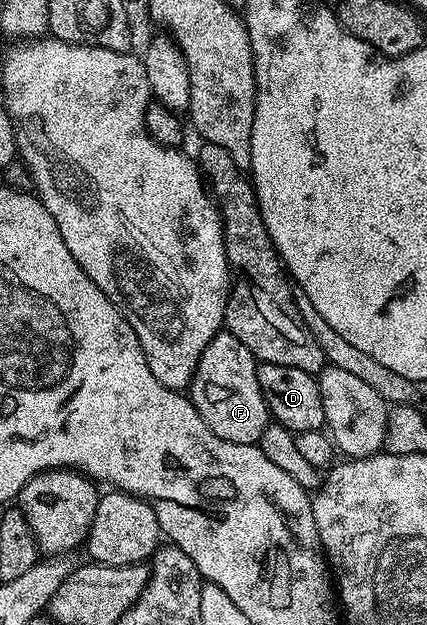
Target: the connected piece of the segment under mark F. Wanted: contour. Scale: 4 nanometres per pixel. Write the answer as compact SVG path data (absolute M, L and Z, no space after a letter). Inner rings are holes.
M227 330L217 332L199 358L187 395L195 410L199 410L203 422L207 422L207 426L211 426L211 430L227 442L257 444L263 430L271 423L263 390L259 390L258 363L251 350L247 350L247 346L243 346L243 342Z

